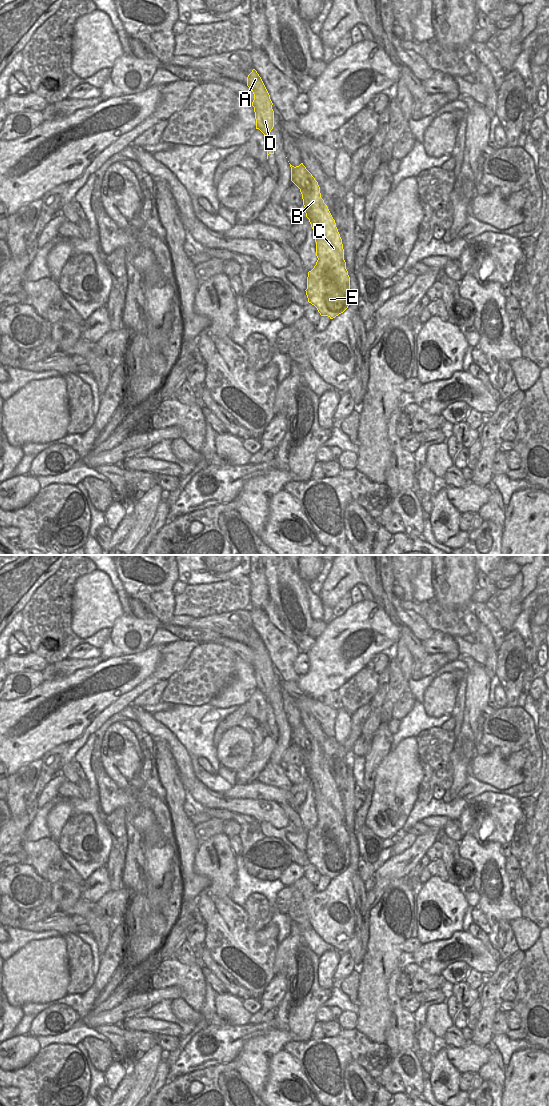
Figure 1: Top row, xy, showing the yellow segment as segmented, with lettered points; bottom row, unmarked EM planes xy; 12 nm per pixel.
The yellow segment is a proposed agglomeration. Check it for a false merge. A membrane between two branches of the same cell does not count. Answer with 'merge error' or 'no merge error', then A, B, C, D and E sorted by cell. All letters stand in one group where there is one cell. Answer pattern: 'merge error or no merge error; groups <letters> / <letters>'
merge error; groups A D / B C E

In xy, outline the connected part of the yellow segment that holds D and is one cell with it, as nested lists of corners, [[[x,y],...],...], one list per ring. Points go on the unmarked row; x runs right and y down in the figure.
[[[255,629],[247,637],[247,646],[254,654],[252,666],[255,672],[256,689],[259,689],[267,698],[274,687],[273,663],[261,637]]]

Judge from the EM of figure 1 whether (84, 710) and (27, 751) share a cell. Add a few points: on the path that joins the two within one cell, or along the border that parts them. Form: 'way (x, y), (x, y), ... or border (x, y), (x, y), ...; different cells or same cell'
way (70, 710), (41, 737); same cell

